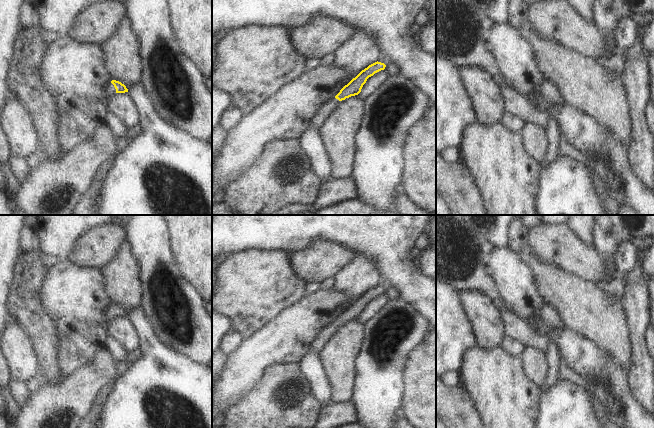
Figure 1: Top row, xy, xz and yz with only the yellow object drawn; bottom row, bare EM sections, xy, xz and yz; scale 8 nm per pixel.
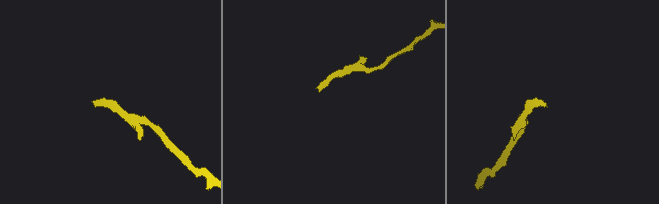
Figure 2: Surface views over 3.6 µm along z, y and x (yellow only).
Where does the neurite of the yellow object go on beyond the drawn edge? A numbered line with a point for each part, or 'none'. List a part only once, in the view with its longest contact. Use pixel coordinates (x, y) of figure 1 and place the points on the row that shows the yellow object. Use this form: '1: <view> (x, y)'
1: xy (109, 90)

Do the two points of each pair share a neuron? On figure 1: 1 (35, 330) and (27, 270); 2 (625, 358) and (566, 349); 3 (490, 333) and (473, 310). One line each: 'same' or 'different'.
1: same
2: different
3: same

